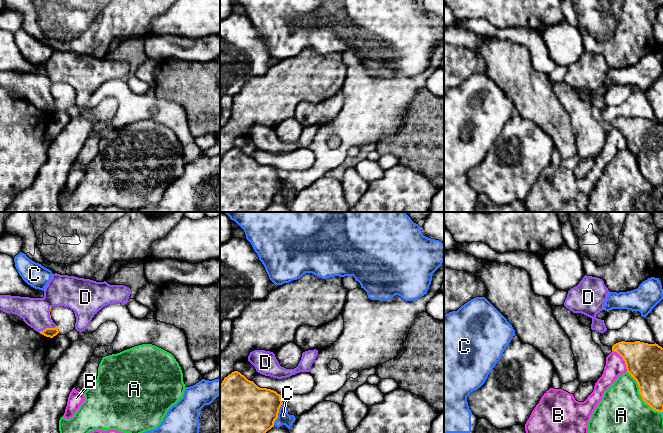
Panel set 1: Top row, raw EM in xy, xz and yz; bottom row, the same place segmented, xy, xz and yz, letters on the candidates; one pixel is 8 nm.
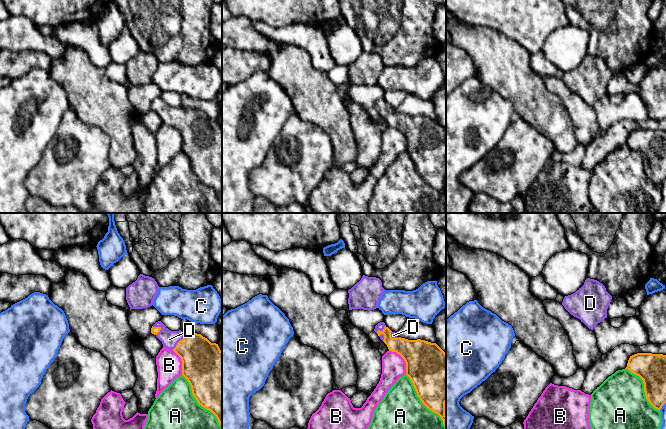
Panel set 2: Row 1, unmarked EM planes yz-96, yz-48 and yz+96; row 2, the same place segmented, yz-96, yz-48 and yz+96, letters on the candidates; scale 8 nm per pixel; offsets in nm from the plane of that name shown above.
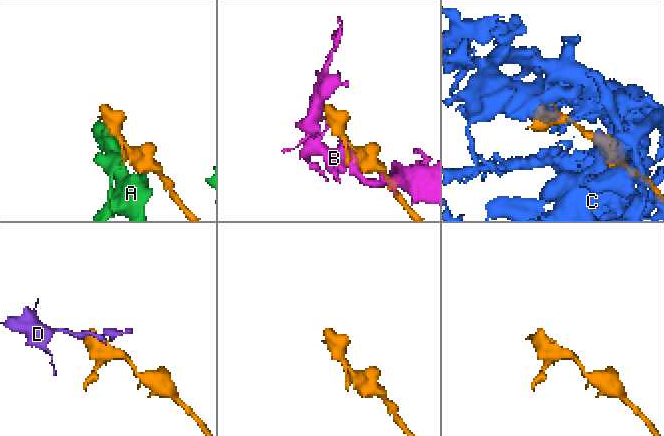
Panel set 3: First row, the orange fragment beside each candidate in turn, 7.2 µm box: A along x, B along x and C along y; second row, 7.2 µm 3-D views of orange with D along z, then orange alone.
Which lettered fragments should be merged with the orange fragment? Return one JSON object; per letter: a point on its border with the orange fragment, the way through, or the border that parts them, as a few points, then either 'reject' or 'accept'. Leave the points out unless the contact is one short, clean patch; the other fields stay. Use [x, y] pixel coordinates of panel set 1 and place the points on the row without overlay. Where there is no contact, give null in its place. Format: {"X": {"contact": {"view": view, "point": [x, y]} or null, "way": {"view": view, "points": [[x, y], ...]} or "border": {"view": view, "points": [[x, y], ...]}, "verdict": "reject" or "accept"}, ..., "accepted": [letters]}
{"A": {"contact": {"view": "yz", "point": [640, 170]}, "verdict": "reject"}, "B": {"contact": {"view": "yz", "point": [623, 135]}, "verdict": "reject"}, "C": {"contact": {"view": "xz", "point": [277, 190]}, "verdict": "reject"}, "D": {"contact": {"view": "xy", "point": [47, 104]}, "verdict": "accept"}, "accepted": ["D"]}

